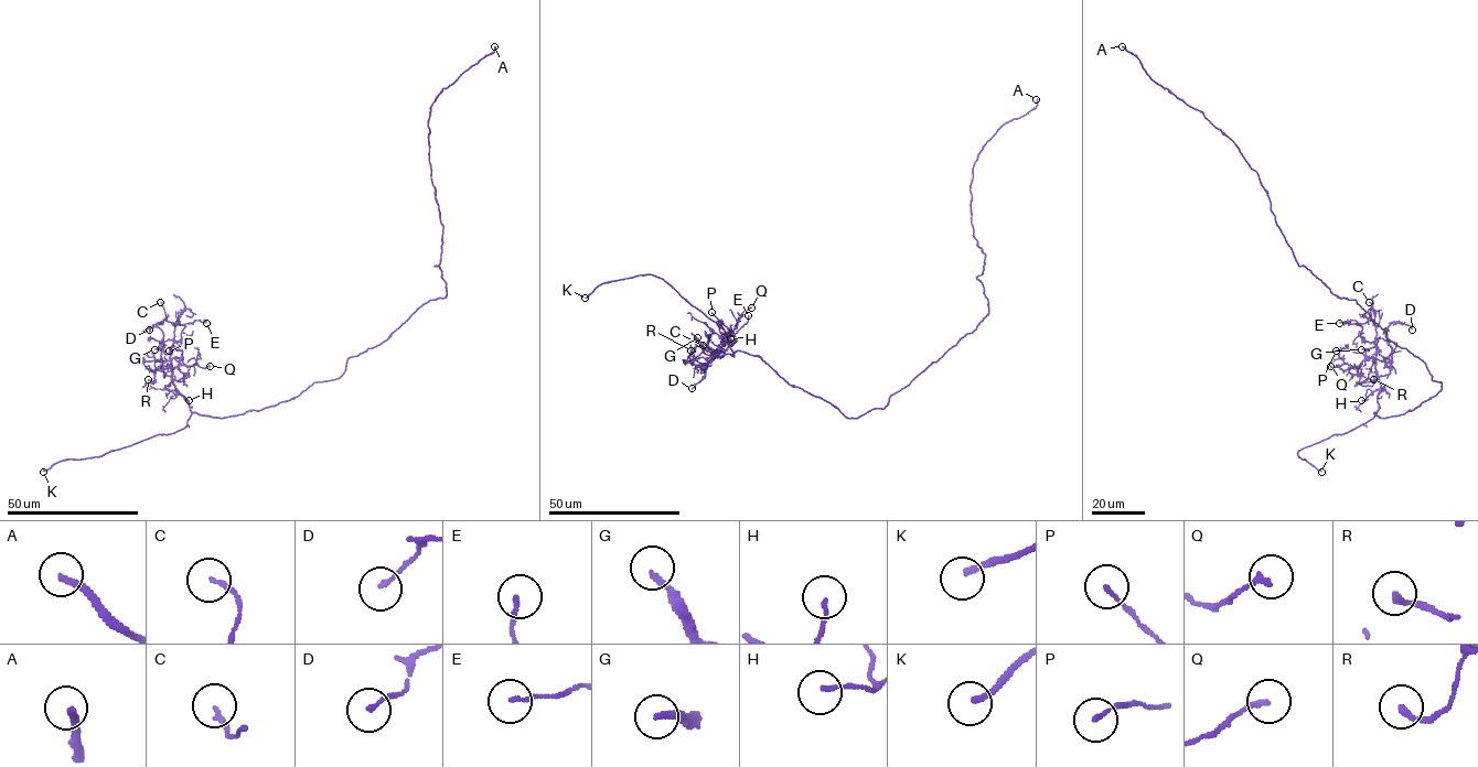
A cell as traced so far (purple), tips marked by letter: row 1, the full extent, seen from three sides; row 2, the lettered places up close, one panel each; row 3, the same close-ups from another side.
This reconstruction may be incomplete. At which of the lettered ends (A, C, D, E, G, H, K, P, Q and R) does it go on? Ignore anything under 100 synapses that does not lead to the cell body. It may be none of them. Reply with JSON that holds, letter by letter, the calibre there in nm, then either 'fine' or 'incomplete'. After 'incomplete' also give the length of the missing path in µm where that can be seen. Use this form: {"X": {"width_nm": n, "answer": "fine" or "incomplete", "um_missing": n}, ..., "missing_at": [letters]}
{"A": {"width_nm": 240, "answer": "incomplete", "um_missing": 45}, "C": {"width_nm": 140, "answer": "fine"}, "D": {"width_nm": 120, "answer": "fine"}, "E": {"width_nm": 130, "answer": "fine"}, "G": {"width_nm": 190, "answer": "fine"}, "H": {"width_nm": 110, "answer": "fine"}, "K": {"width_nm": 190, "answer": "incomplete", "um_missing": 9}, "P": {"width_nm": 130, "answer": "fine"}, "Q": {"width_nm": 190, "answer": "fine"}, "R": {"width_nm": 200, "answer": "fine"}, "missing_at": ["A", "K"]}

